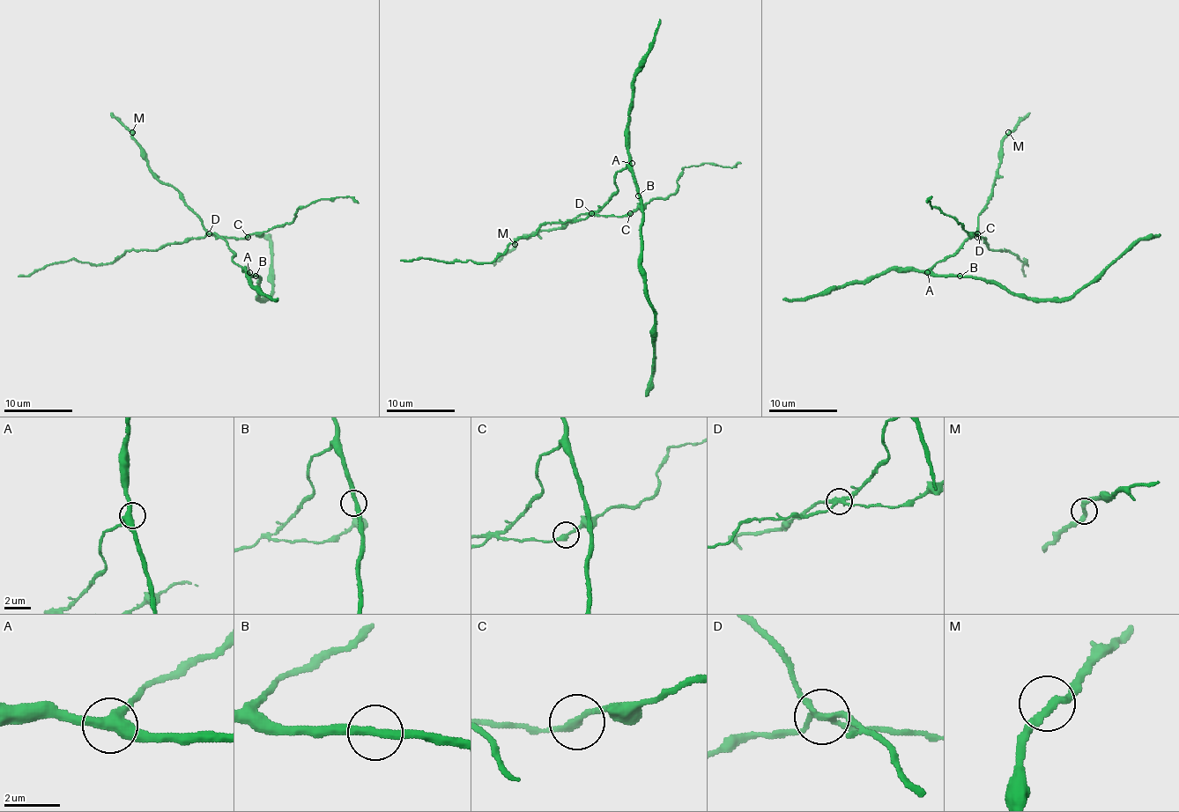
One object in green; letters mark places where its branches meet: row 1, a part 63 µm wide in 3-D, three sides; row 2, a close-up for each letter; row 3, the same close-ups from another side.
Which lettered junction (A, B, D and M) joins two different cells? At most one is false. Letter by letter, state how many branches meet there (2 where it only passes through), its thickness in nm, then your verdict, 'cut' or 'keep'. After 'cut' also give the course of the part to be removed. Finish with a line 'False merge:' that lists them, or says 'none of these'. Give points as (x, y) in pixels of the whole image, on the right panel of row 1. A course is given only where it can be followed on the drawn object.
A: branches 3; calibre 400 nm; keep
B: branches 2; calibre 280 nm; keep
D: branches 4; calibre 240 nm; cut; course (977, 233), (986, 243), (999, 250), (1008, 250), (1026, 264), (1025, 259), (1021, 269), (1023, 276)
M: branches 2; calibre 260 nm; keep
False merge: D

